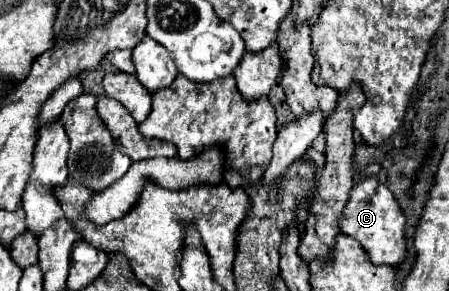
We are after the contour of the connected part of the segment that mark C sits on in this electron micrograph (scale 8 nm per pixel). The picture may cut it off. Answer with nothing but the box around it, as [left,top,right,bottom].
[342,178,408,266]

